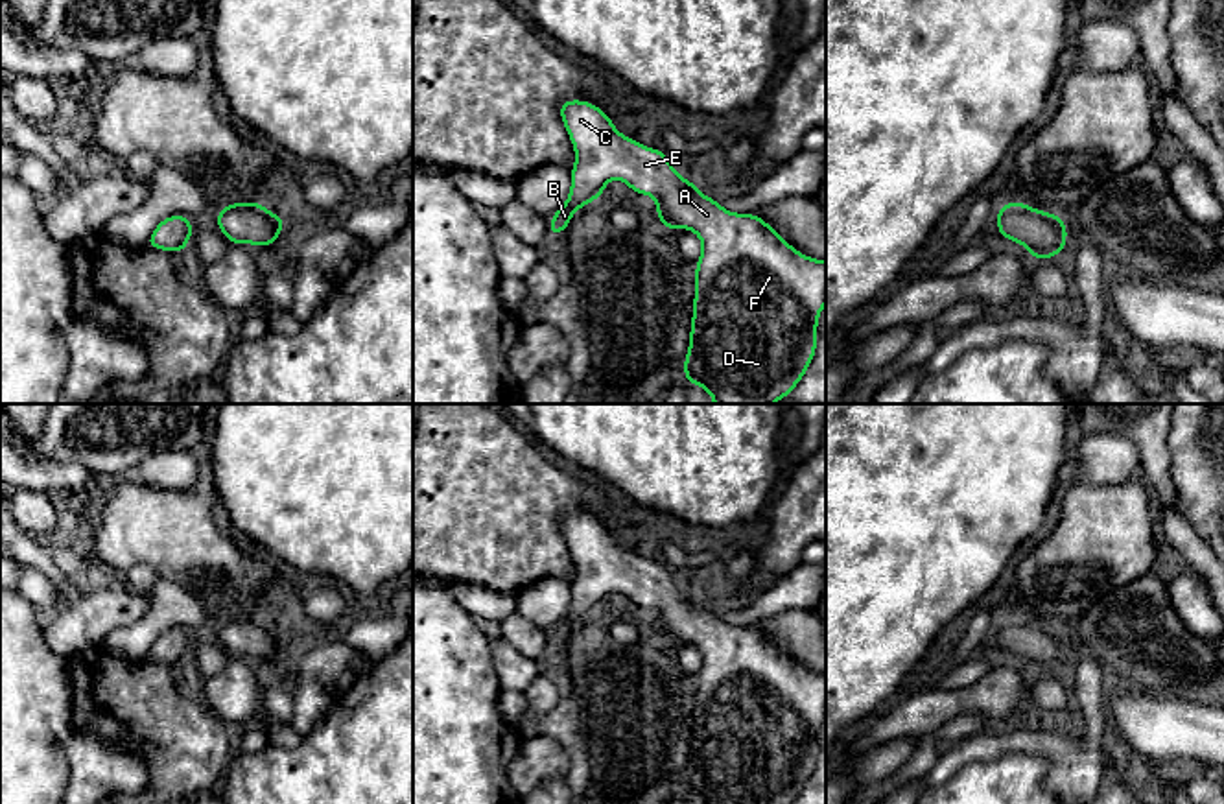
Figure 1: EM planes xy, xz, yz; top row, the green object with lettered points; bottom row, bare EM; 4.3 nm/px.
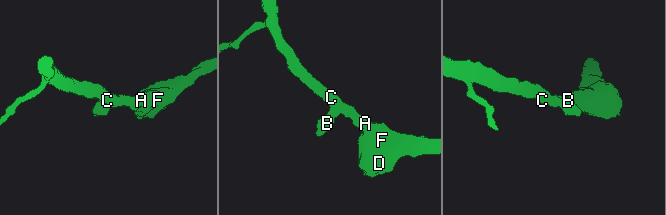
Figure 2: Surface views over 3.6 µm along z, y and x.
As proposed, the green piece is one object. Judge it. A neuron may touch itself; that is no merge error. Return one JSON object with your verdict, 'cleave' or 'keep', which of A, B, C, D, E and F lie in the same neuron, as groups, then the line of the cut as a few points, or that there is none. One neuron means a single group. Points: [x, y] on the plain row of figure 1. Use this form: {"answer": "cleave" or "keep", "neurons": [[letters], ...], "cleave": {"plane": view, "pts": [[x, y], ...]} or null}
{"answer": "keep", "neurons": [["A", "B", "C", "D", "E", "F"]], "cleave": null}

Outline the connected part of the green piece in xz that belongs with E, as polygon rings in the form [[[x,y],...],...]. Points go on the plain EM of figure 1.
[[[564,513],[559,518],[560,533],[575,562],[575,577],[570,583],[571,601],[568,612],[547,634],[547,647],[560,649],[573,627],[605,607],[612,592],[621,592],[632,607],[645,607],[656,614],[656,631],[667,644],[689,642],[702,655],[702,668],[695,675],[695,708],[689,741],[689,760],[684,773],[684,793],[706,804],[793,804],[809,782],[818,754],[818,728],[826,717],[826,673],[802,668],[787,656],[756,625],[736,627],[721,620],[713,610],[699,605],[688,590],[678,590],[669,568],[647,561],[621,548],[612,529],[595,516],[584,513]]]

